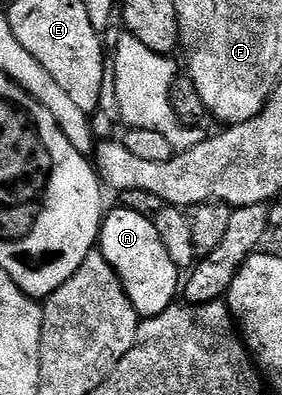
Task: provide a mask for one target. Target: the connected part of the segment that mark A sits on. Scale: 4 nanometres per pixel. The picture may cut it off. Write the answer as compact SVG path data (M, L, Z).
M115 208L103 215L98 239L98 253L105 258L120 277L130 304L134 304L141 319L153 318L177 301L178 291L182 286L182 274L177 270L170 252L158 236L155 221L138 212Z

